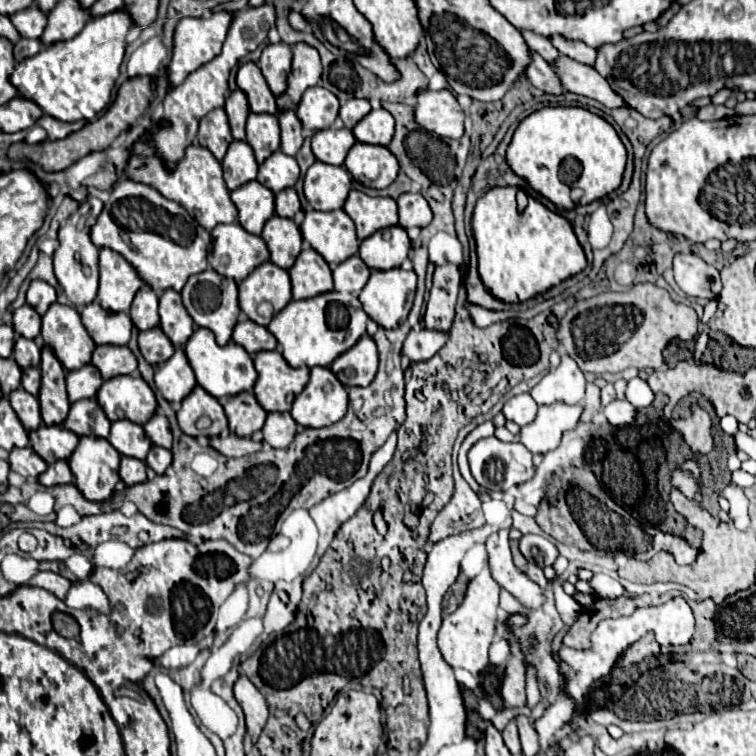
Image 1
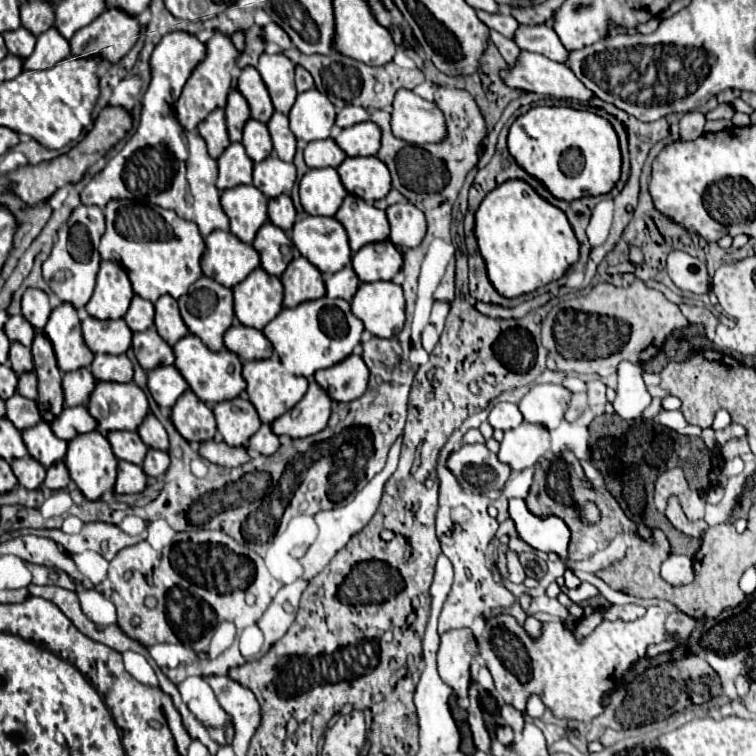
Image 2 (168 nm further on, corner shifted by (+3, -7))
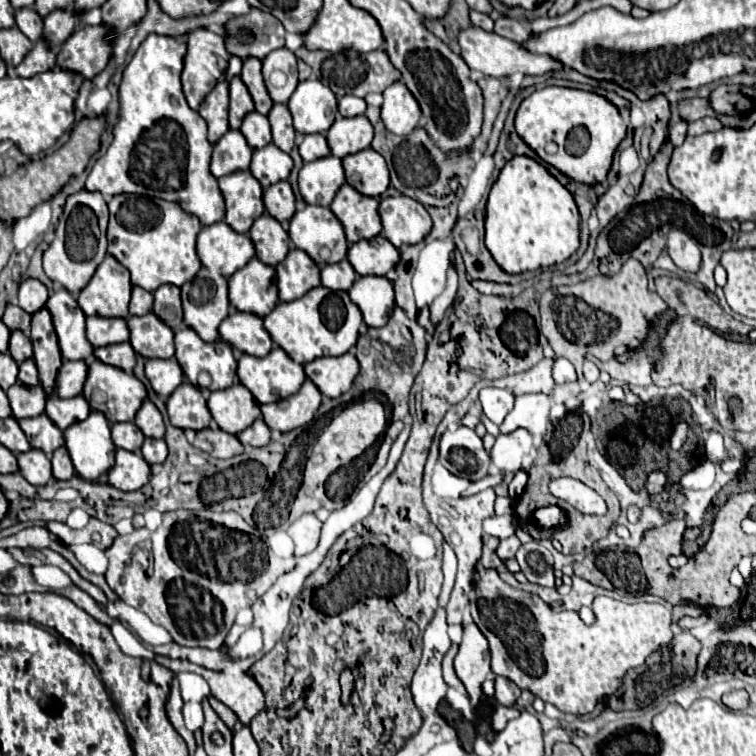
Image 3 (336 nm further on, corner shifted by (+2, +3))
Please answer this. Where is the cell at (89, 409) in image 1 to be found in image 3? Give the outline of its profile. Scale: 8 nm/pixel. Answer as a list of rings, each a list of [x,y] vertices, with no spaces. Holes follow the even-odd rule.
[[[49,396],[47,398],[47,408],[45,414],[55,422],[57,428],[65,430],[67,426],[71,426],[73,422],[85,420],[89,416],[91,408],[89,402],[83,396],[75,396],[75,398],[59,398],[59,396]]]

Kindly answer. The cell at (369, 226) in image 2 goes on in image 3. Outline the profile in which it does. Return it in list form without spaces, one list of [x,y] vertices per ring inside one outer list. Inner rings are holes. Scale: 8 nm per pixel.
[[[343,184],[331,202],[331,212],[343,224],[347,242],[359,242],[381,234],[381,218],[377,212],[379,200],[361,196],[349,184]]]

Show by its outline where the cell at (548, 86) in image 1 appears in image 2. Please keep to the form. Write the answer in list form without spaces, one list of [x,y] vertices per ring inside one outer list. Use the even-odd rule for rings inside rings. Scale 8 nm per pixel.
[[[490,30],[490,40],[492,40],[492,44],[500,50],[500,54],[504,56],[504,60],[510,64],[510,66],[518,66],[518,56],[520,56],[520,48],[518,48],[518,44],[514,42],[514,40],[510,40],[510,38],[504,38],[502,34],[496,34],[494,30]]]

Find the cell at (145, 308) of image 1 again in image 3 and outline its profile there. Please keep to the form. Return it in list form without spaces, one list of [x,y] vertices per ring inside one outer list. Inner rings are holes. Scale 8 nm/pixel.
[[[133,286],[129,314],[131,316],[145,316],[145,314],[151,312],[151,308],[153,308],[153,294],[139,288],[139,286]]]

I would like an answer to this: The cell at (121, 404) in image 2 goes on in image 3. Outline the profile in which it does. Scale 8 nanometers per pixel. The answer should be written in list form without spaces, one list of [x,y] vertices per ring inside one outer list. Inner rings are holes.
[[[93,360],[89,364],[87,372],[87,382],[83,388],[83,398],[89,402],[93,410],[99,410],[105,414],[105,418],[115,424],[115,422],[129,422],[137,414],[137,408],[143,404],[147,398],[147,390],[143,382],[139,382],[133,374],[121,372],[121,368],[113,368],[109,364],[103,364],[101,360]]]

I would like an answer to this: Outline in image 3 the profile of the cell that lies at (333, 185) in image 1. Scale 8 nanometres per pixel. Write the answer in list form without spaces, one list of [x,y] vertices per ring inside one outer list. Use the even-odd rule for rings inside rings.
[[[325,156],[307,162],[299,170],[299,190],[307,204],[329,206],[343,184],[345,184],[343,164],[335,156]]]

